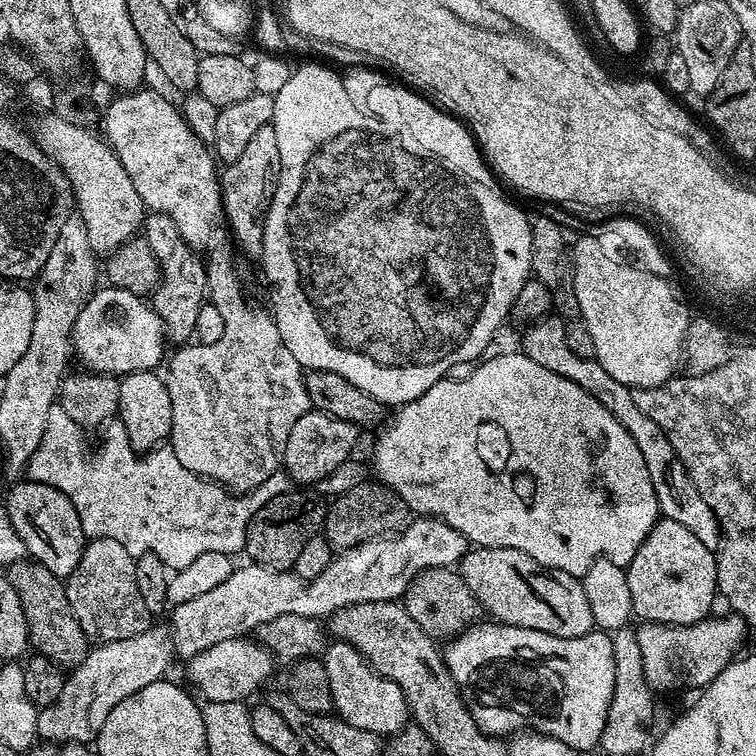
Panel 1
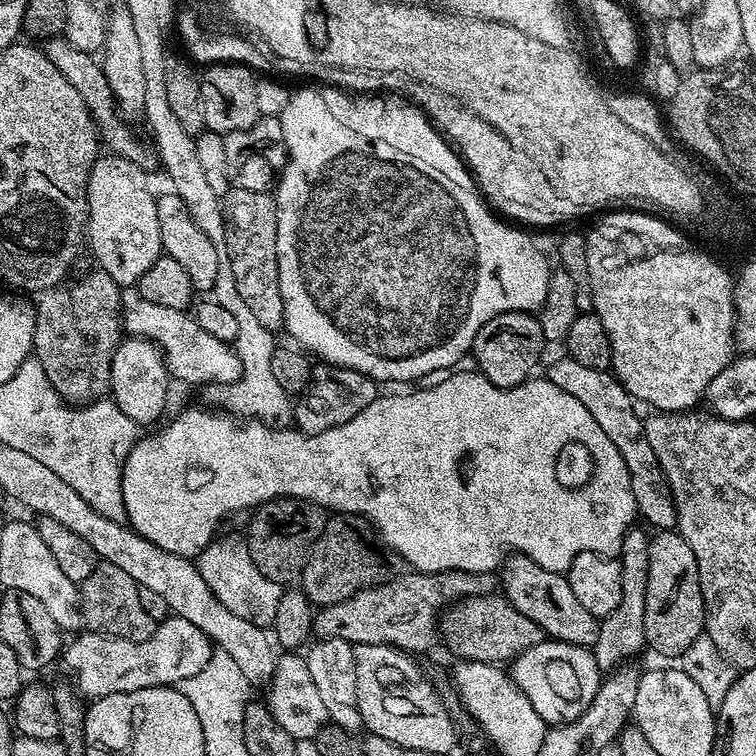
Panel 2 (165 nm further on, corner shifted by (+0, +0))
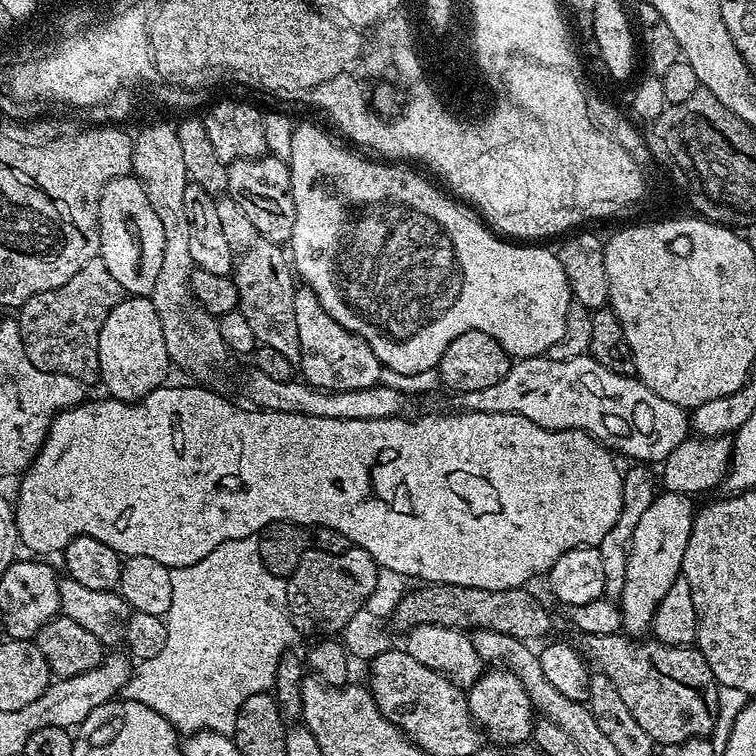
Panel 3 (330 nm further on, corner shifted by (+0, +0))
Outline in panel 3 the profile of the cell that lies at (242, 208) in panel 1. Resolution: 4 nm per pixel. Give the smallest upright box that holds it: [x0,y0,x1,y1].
[231,238,299,362]

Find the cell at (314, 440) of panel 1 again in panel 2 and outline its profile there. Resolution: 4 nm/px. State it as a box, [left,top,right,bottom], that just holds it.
[294,363,378,436]

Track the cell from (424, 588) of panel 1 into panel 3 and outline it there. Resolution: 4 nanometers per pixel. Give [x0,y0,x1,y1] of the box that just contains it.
[574,632,718,746]

